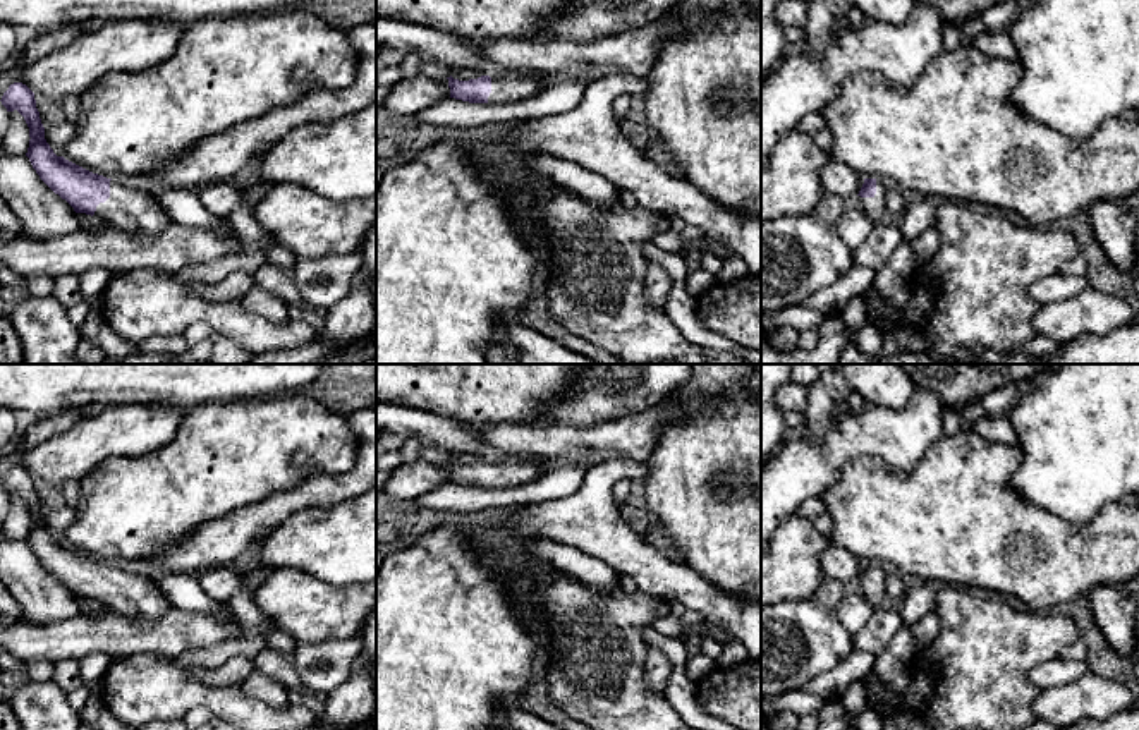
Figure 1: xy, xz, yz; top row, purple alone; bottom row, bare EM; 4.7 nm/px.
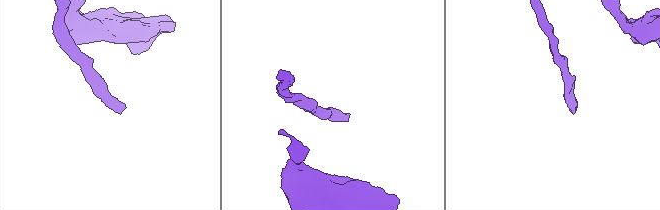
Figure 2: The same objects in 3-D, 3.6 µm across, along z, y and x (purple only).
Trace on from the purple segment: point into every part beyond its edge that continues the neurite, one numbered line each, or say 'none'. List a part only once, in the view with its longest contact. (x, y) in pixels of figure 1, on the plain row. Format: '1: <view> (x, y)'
1: xy (131, 593)

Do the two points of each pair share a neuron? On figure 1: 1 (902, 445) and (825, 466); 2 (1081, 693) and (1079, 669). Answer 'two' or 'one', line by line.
1: one
2: two

